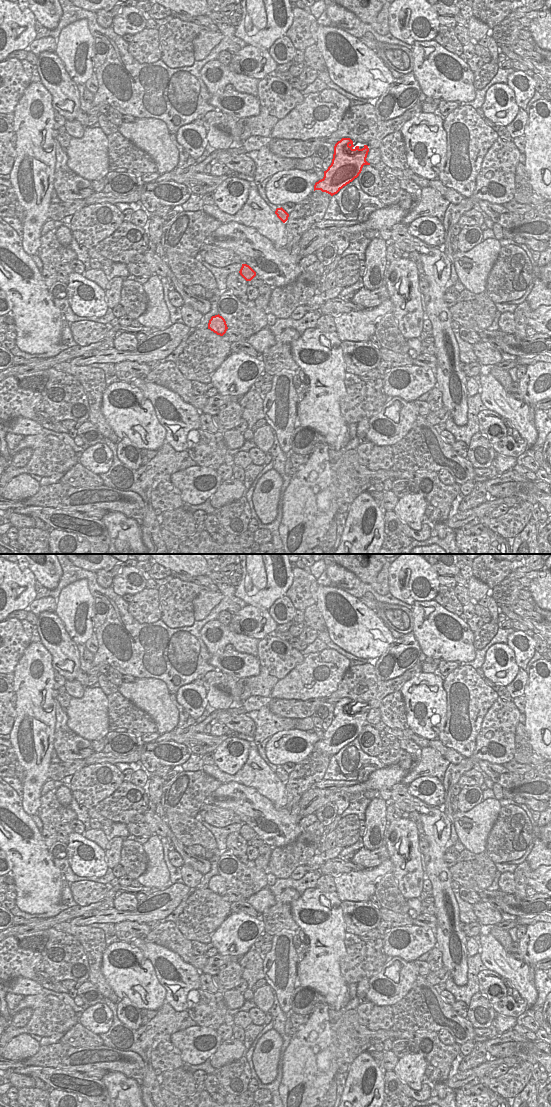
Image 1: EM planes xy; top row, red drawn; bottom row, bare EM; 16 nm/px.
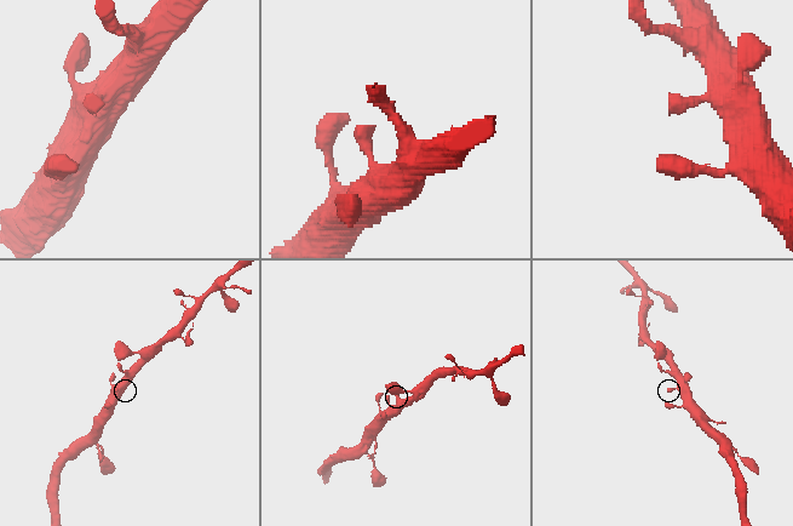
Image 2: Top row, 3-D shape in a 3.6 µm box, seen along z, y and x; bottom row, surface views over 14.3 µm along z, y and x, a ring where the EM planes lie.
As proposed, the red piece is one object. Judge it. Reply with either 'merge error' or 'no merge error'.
no merge error

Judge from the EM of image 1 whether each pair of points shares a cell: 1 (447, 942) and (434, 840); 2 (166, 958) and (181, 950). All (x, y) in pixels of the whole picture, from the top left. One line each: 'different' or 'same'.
1: same
2: different

